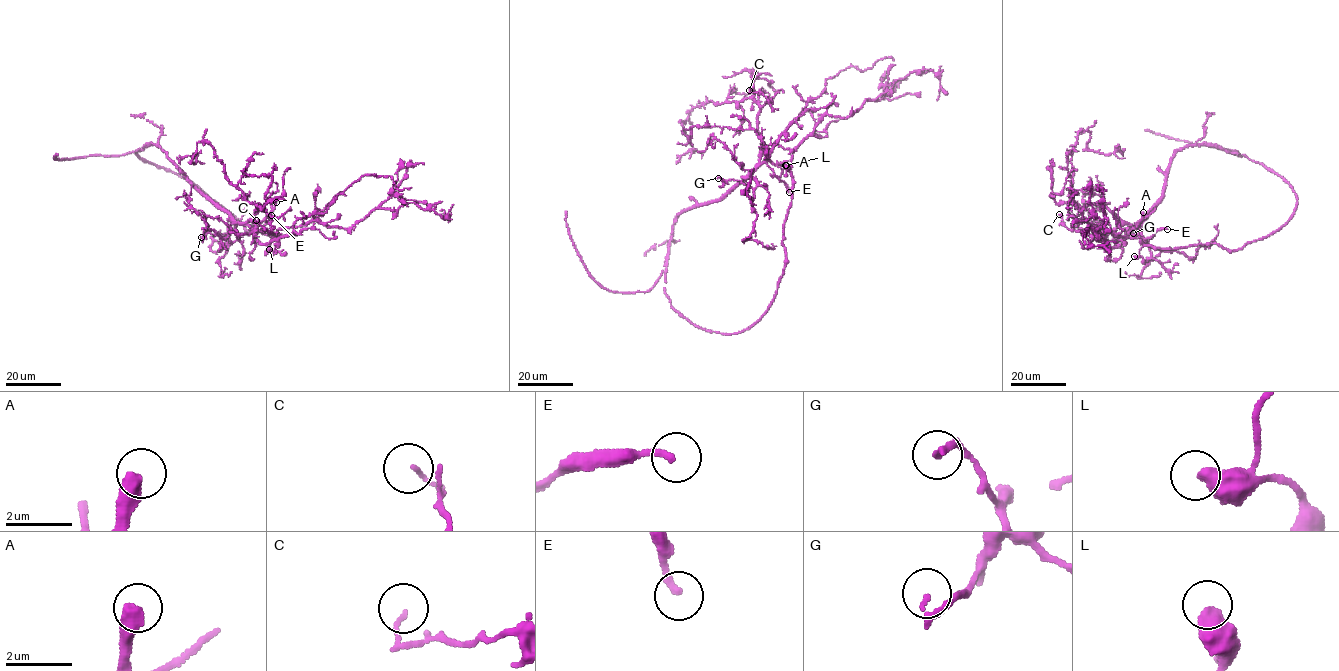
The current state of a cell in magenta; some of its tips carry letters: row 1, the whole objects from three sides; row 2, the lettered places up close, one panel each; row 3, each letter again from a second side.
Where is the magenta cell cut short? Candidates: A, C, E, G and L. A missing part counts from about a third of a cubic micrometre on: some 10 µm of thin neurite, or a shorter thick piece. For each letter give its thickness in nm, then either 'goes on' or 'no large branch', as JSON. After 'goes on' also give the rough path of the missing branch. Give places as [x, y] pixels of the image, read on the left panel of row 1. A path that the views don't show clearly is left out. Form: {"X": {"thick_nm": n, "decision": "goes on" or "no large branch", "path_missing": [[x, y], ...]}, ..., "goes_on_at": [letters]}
{"A": {"thick_nm": 500, "decision": "goes on"}, "C": {"thick_nm": 110, "decision": "no large branch"}, "E": {"thick_nm": 200, "decision": "goes on", "path_missing": [[271, 215], [244, 167], [223, 154]]}, "G": {"thick_nm": 160, "decision": "no large branch"}, "L": {"thick_nm": 550, "decision": "no large branch"}, "goes_on_at": ["A", "E"]}

